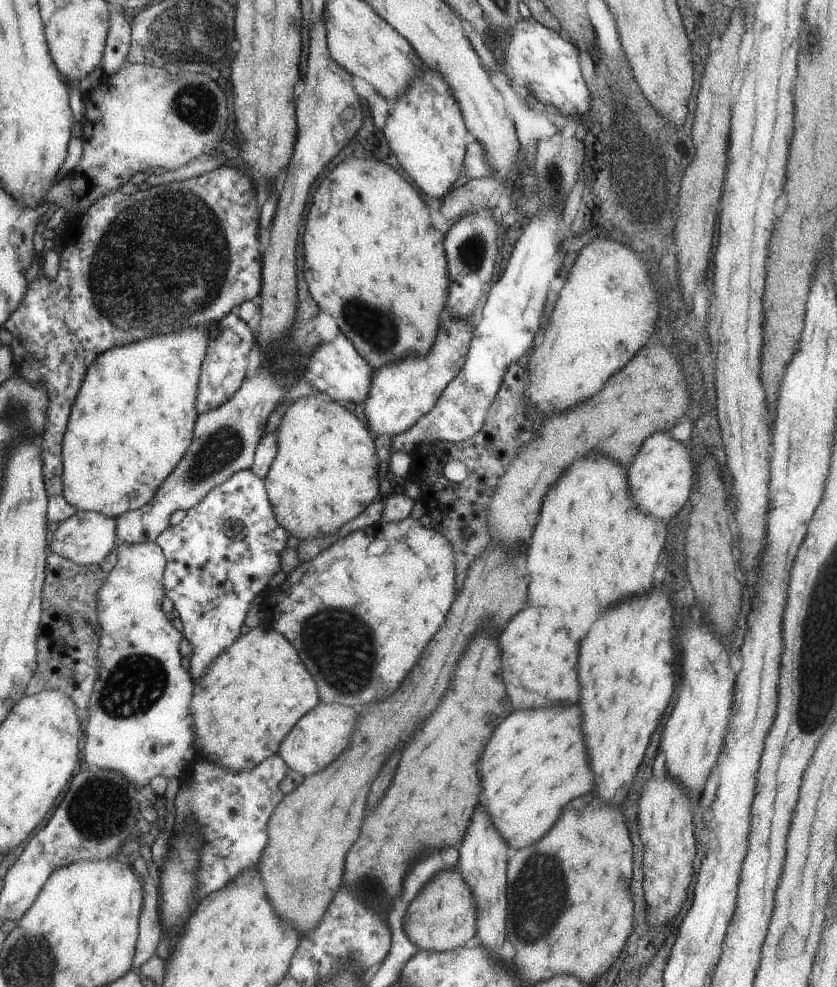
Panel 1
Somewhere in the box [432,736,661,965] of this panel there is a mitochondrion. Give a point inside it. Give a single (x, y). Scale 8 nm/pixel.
(534, 907)

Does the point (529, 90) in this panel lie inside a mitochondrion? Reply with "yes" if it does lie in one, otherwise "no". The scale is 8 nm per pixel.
no

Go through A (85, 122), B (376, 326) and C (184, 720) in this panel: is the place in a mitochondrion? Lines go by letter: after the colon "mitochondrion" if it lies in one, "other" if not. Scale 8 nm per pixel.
A: other
B: mitochondrion
C: other

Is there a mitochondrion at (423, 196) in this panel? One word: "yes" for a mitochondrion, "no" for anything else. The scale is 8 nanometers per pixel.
no

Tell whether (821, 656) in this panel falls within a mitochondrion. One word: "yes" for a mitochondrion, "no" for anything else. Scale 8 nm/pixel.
yes

